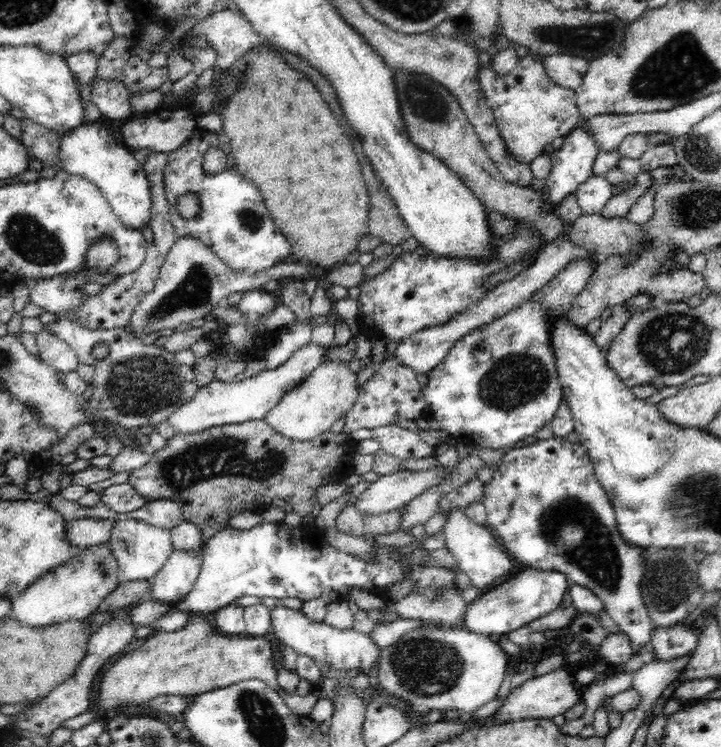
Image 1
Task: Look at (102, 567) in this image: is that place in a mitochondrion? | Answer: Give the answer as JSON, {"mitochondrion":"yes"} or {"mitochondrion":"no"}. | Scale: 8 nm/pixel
{"mitochondrion":"yes"}

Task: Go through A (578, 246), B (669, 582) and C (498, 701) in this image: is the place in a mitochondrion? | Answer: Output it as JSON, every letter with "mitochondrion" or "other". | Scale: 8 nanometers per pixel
{"A":"other","B":"mitochondrion","C":"other"}

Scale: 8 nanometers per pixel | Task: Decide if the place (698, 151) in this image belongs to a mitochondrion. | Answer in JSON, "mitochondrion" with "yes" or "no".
{"mitochondrion":"yes"}

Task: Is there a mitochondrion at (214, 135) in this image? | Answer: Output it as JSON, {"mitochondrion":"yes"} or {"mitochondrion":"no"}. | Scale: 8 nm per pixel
{"mitochondrion":"no"}

